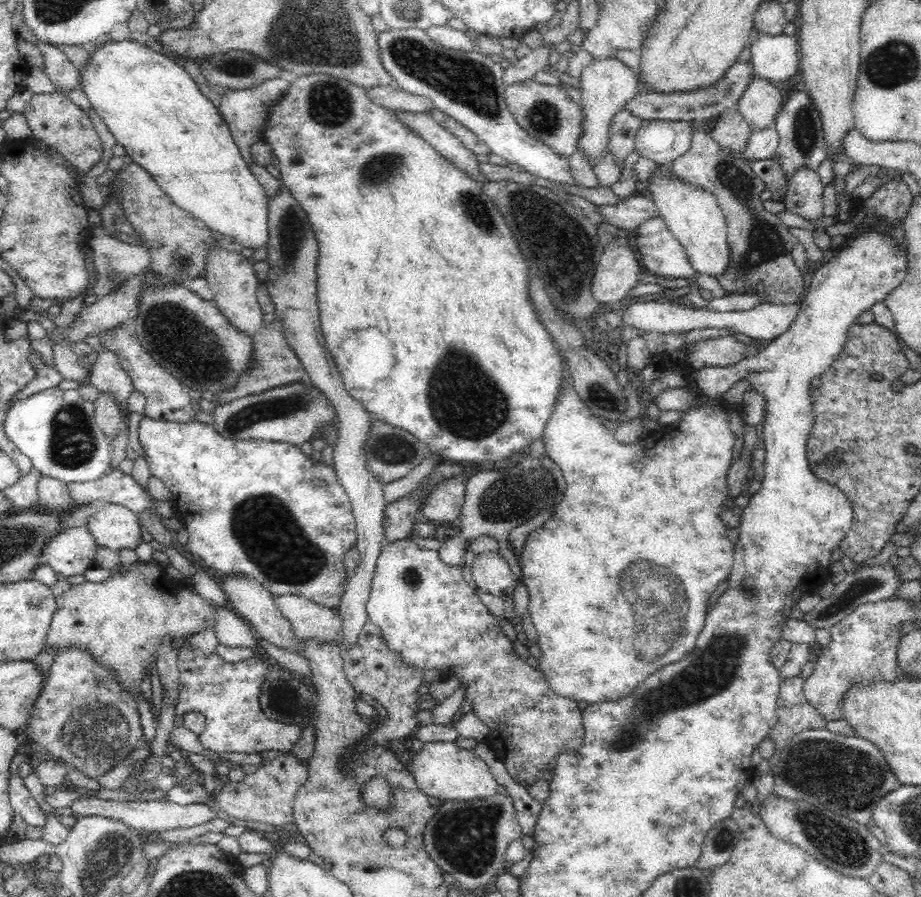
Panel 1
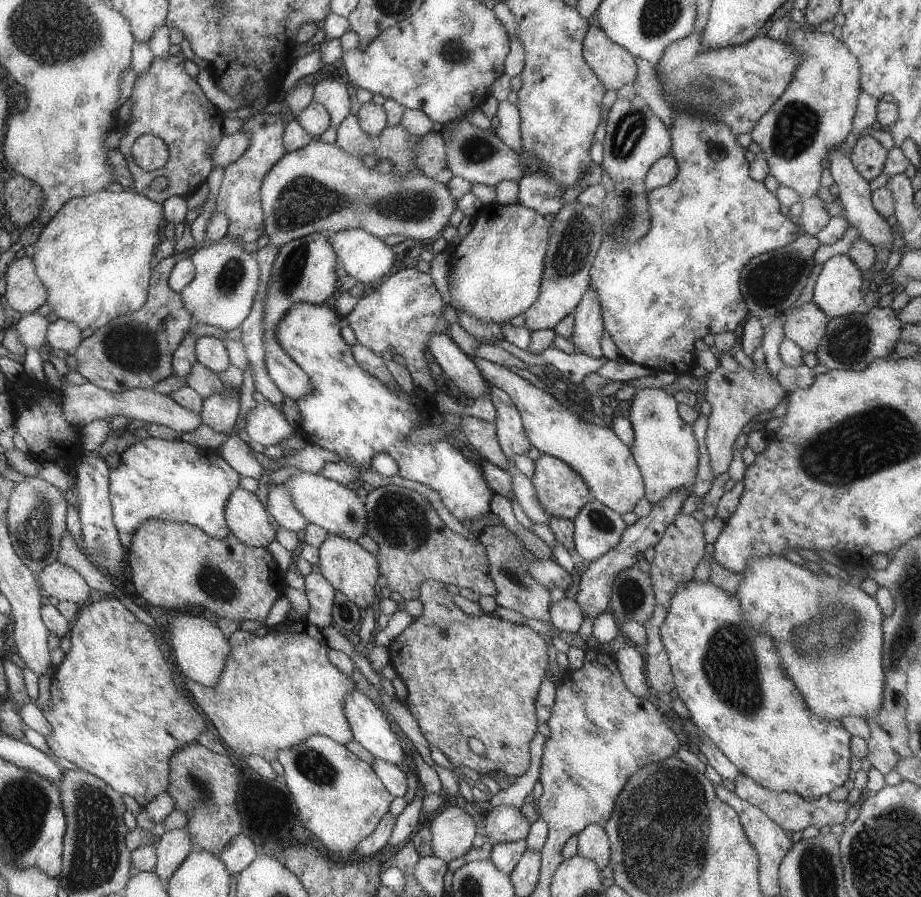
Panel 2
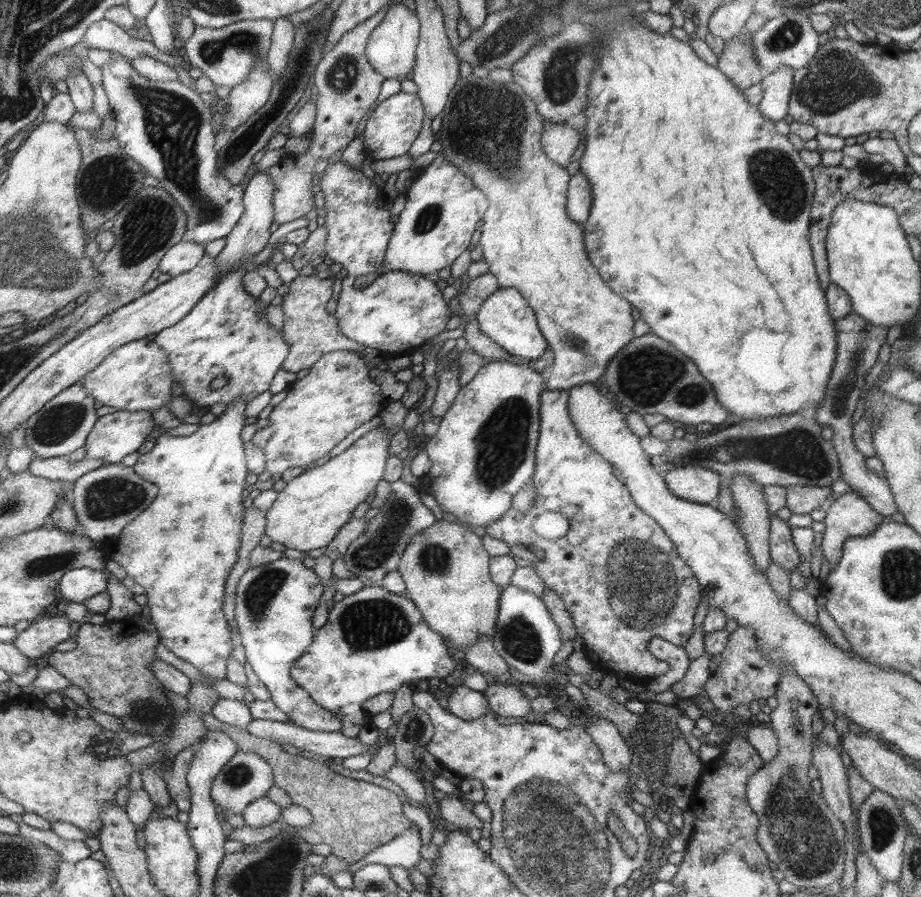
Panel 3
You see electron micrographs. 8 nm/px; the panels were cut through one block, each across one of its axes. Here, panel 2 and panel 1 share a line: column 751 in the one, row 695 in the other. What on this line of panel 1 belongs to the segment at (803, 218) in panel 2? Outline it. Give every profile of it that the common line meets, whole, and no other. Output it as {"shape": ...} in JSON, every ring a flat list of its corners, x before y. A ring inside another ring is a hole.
{"shape":[[138,560,130,572,113,571,113,576,103,582,72,585,56,601,56,610,44,649,80,646,88,649,96,662,116,670,120,685,128,689,135,701,144,671,150,675,149,664,157,658,157,648,164,638,177,638,198,634,206,628,215,630,215,605,204,600,188,586,180,588,181,581,168,584,170,578,163,566,150,560]]}

